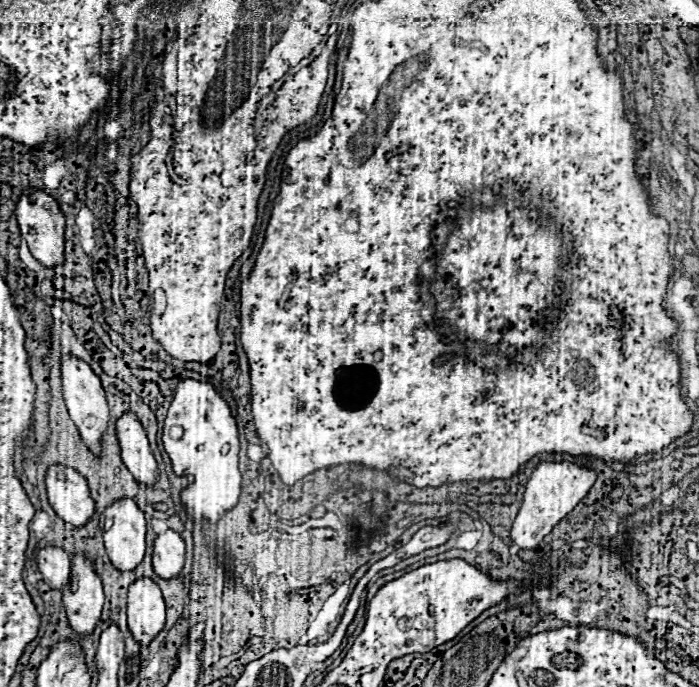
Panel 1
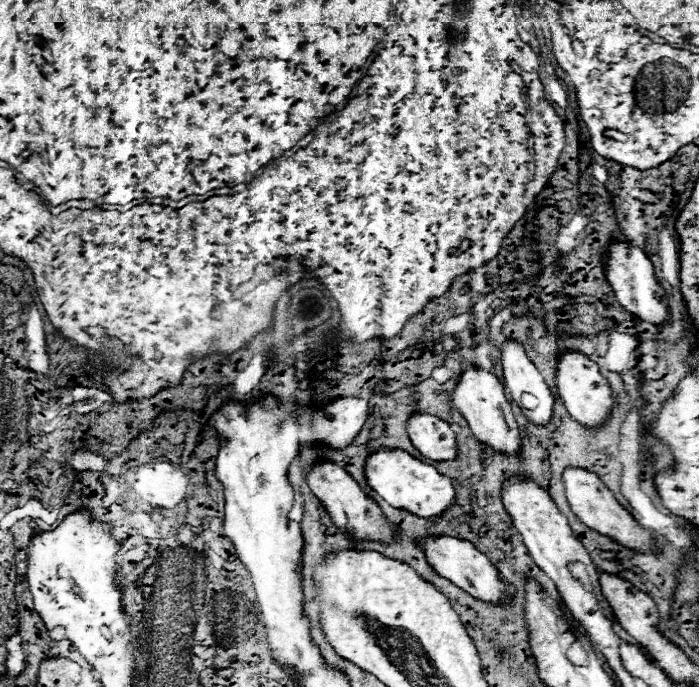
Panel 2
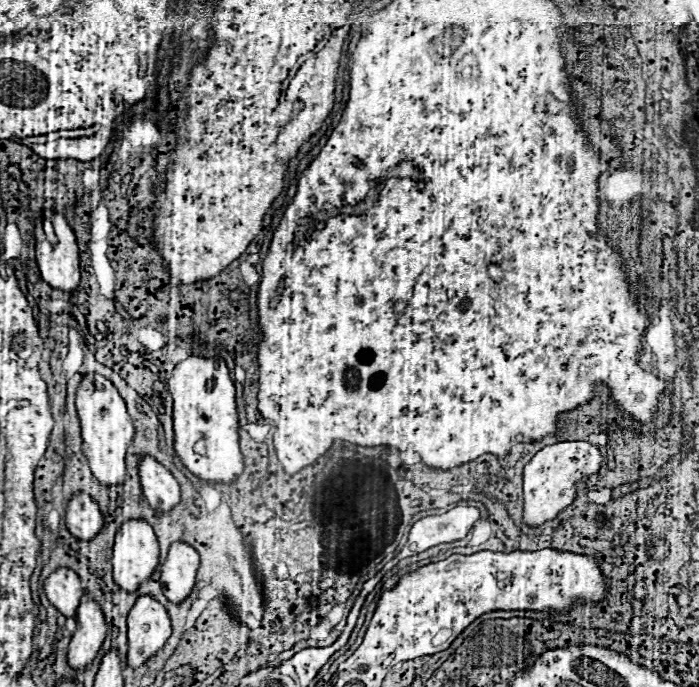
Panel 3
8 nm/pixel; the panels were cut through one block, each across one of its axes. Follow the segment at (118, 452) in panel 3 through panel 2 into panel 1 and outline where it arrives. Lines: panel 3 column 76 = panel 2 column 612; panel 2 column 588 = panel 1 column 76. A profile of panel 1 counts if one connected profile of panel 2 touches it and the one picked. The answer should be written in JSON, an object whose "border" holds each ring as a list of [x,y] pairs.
{"border":[[[68,356],[62,360],[62,388],[64,388],[64,400],[68,406],[70,418],[76,422],[82,440],[86,442],[86,446],[90,446],[90,450],[94,450],[96,456],[100,456],[102,454],[102,438],[104,438],[108,422],[110,422],[110,408],[108,408],[106,392],[100,384],[100,378],[94,374],[94,370],[86,362],[82,362],[74,356]]]}

